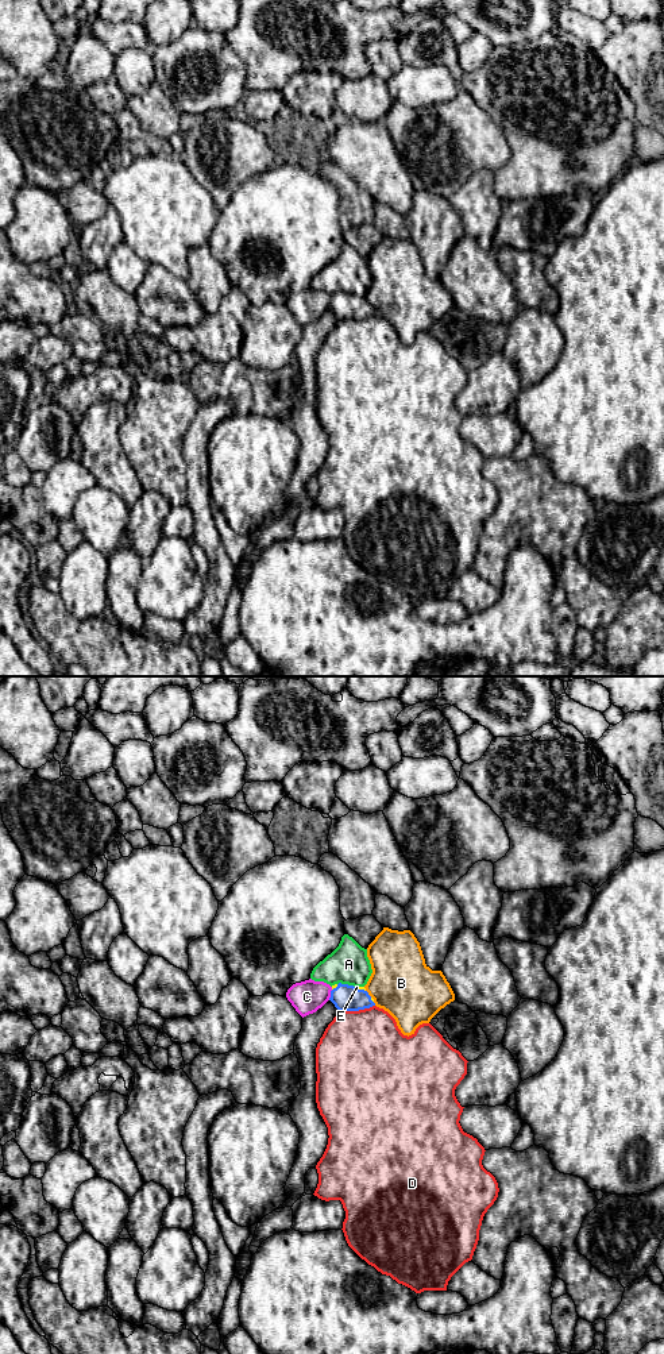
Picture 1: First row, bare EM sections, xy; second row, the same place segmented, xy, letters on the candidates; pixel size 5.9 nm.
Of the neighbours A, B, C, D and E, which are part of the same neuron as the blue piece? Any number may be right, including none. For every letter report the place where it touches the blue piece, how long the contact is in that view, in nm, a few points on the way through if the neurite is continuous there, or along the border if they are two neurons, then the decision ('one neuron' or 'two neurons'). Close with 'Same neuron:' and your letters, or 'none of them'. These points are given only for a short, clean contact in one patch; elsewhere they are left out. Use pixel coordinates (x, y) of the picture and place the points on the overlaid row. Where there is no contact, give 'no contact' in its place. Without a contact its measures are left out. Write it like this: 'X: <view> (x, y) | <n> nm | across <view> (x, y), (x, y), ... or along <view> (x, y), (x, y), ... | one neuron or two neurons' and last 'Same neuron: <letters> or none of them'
A: xy (347, 984) | 110 nm | two neurons
B: xy (367, 994) | 60 nm | two neurons
C: xy (331, 995) | 70 nm | two neurons
D: xy (355, 1010) | 220 nm | two neurons
E: xy (361, 990) | 70 nm | one neuron
Same neuron: E

